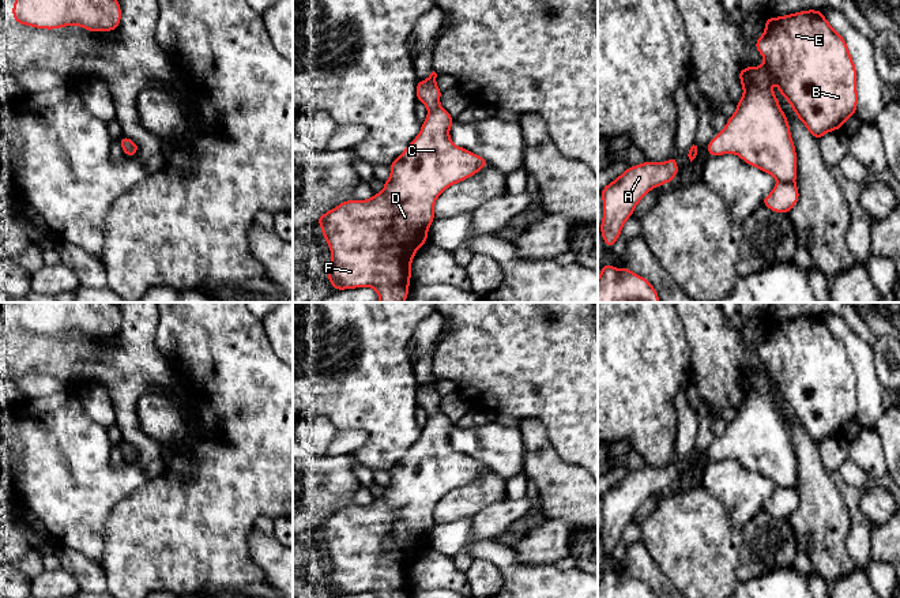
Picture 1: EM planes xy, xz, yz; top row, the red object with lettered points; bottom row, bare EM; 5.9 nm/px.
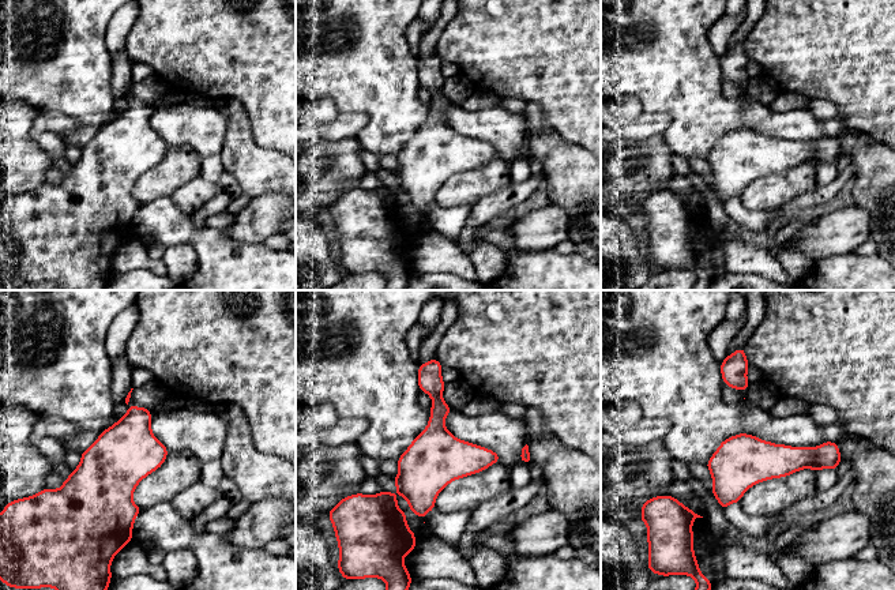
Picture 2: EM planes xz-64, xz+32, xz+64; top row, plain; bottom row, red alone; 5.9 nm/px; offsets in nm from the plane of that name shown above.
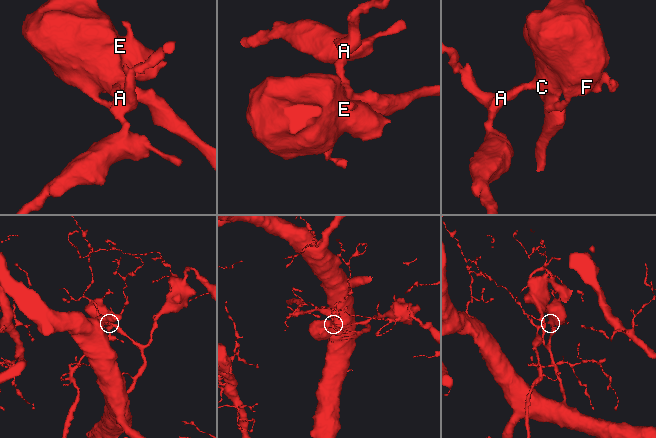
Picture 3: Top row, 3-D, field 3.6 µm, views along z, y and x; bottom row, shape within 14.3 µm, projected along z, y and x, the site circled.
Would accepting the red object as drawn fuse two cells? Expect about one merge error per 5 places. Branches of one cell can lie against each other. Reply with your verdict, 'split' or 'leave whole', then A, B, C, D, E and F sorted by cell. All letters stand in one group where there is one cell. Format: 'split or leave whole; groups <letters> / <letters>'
leave whole; groups A B C D E F

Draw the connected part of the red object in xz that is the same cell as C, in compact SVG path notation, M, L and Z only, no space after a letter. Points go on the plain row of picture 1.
M433 376L426 385L417 388L415 400L429 415L417 443L389 470L391 481L384 486L384 496L368 505L350 504L319 522L315 527L321 530L332 565L327 582L335 595L373 593L377 598L408 598L411 567L415 557L428 546L428 535L434 523L434 507L451 490L457 489L487 471L489 467L455 451L449 443L453 422L440 411L441 395L436 390L437 379Z

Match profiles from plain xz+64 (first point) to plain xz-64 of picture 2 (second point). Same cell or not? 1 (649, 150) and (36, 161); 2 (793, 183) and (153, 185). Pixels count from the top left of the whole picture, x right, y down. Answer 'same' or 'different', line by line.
1: same
2: same

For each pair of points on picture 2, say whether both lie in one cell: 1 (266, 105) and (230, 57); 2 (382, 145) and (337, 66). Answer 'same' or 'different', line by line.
1: same
2: same

